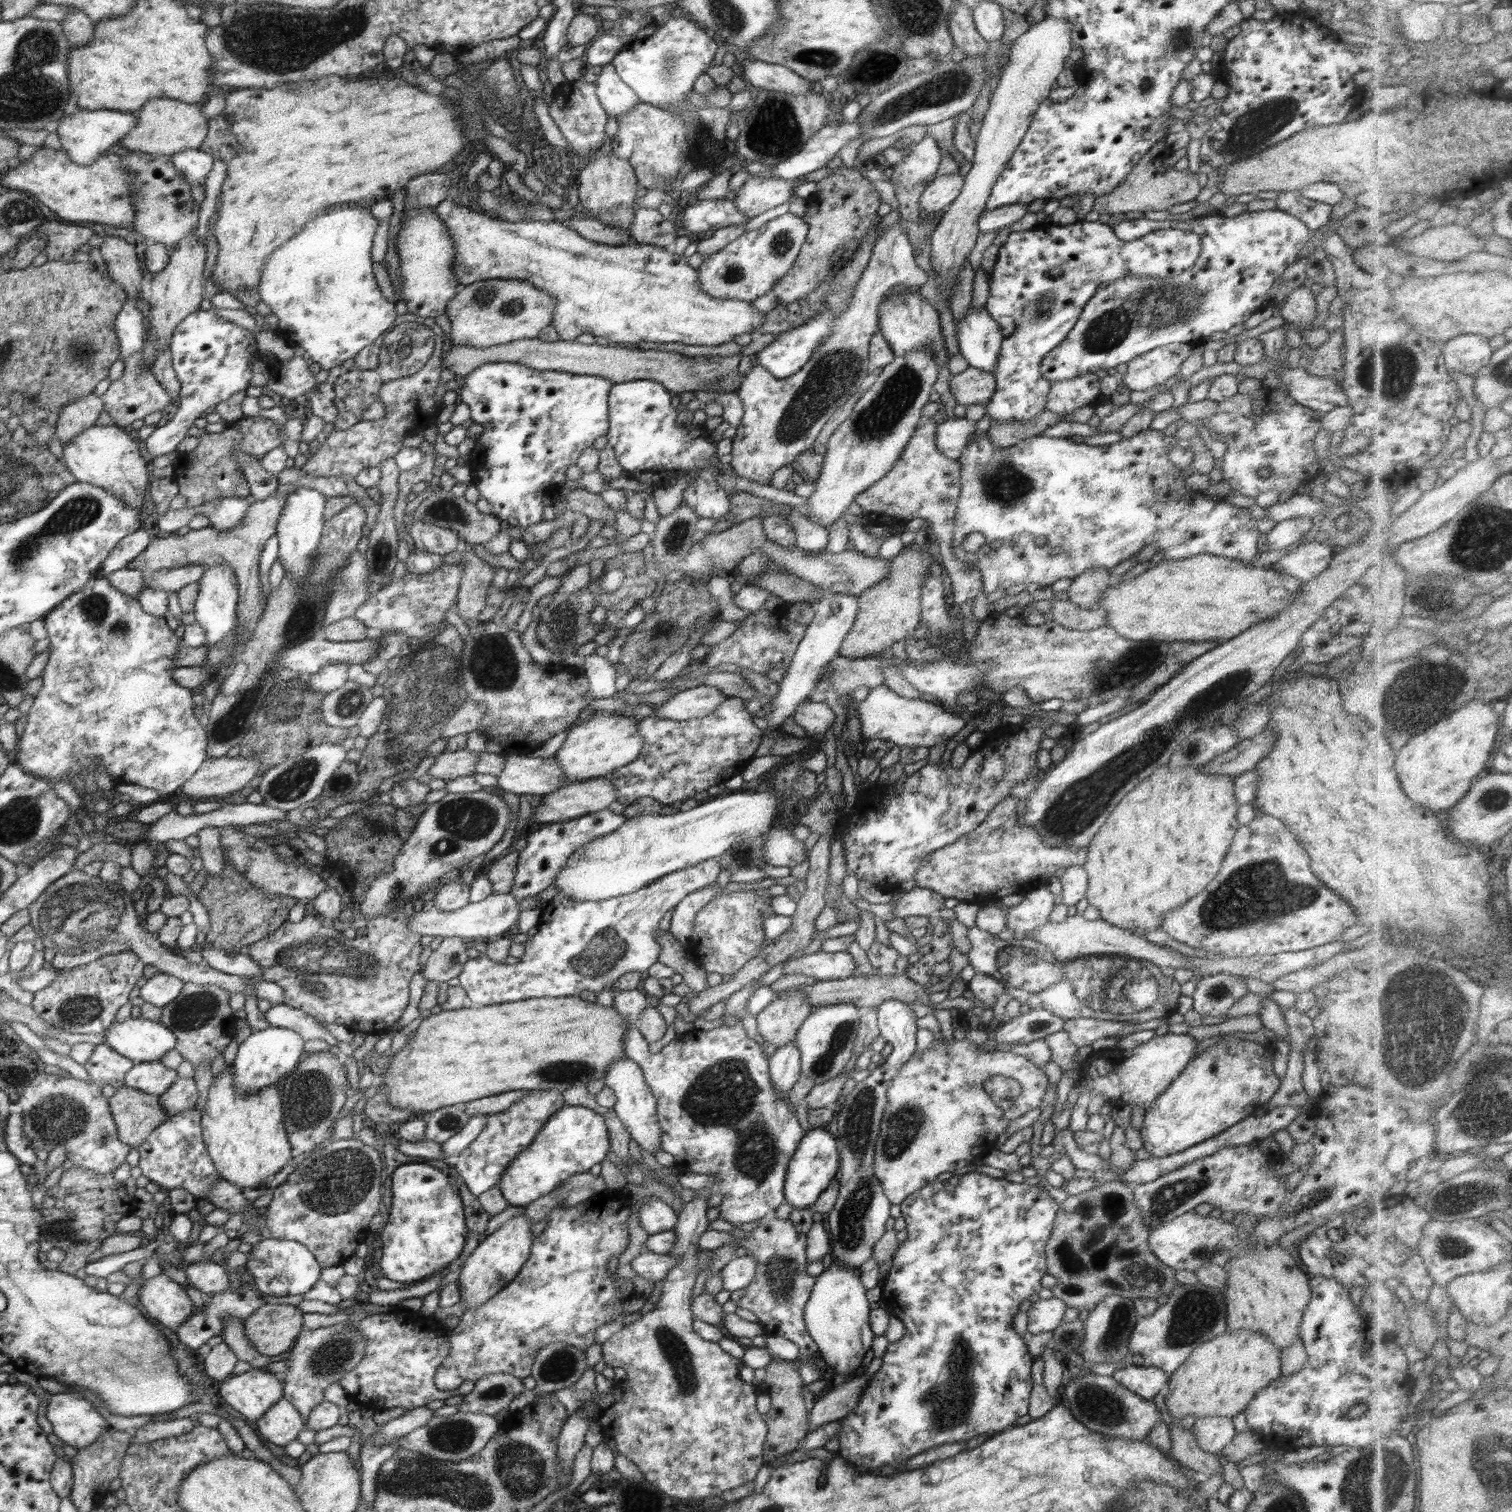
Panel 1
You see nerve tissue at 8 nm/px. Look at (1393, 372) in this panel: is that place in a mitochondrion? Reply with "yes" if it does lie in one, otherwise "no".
yes

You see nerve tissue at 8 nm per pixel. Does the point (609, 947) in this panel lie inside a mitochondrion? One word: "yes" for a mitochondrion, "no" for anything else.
yes

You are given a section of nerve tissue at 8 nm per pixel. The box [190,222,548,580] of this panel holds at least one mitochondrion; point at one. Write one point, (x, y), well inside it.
(489, 295)

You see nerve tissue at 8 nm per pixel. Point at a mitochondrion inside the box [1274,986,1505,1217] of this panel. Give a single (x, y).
(1459, 1195)

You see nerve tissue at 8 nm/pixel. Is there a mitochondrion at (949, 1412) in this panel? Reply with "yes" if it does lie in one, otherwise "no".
yes

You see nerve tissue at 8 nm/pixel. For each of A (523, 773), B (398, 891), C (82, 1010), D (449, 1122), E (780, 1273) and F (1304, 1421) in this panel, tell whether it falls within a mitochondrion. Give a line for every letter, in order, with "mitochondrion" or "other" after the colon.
A: other
B: mitochondrion
C: mitochondrion
D: mitochondrion
E: mitochondrion
F: other

